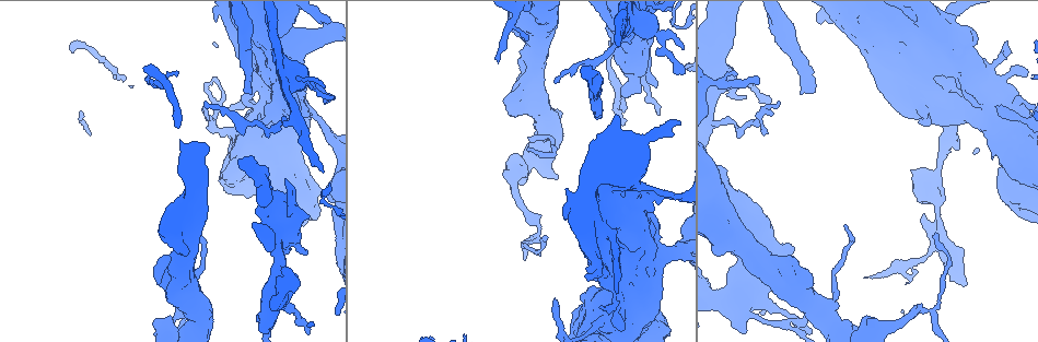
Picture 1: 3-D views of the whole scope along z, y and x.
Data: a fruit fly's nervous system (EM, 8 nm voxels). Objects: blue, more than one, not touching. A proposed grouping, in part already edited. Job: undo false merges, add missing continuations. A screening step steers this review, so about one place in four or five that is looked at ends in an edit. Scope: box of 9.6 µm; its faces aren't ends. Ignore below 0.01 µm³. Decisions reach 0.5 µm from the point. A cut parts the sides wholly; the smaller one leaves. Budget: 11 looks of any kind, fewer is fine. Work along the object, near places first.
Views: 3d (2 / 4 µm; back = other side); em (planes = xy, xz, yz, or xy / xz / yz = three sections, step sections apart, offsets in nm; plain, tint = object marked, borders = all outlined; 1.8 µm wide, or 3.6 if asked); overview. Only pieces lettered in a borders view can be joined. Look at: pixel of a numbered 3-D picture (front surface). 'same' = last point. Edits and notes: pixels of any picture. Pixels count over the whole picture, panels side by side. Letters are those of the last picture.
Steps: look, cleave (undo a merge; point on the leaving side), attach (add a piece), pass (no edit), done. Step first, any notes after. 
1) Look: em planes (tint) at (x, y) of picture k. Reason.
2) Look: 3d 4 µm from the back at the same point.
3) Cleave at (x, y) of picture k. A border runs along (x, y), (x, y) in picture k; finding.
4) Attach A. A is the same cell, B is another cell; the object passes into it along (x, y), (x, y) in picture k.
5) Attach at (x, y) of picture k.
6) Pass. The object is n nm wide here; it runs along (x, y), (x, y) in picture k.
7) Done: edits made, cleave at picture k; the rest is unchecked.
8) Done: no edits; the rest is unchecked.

Look: em 3.6 µm xz step 4 (tint) at (286, 174) of picture 1. Calibre changes.

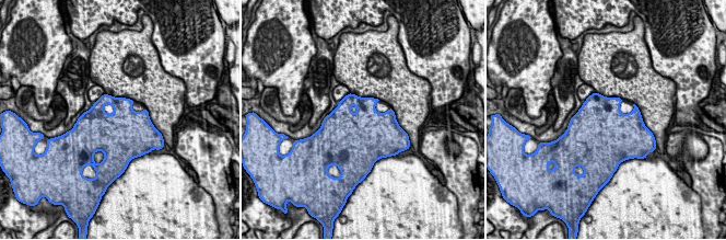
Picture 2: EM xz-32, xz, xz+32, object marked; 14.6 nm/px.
Look: em 3.6 µm yz step 16 (tint) at the same point. Cut it another way.

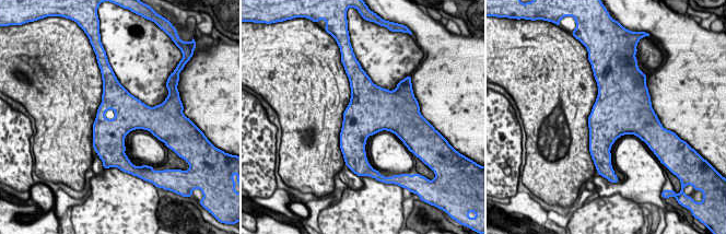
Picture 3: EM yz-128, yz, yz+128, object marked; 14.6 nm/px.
Look: em 3.6 µm yz step 16 (borders) at the same point. What lies round it.

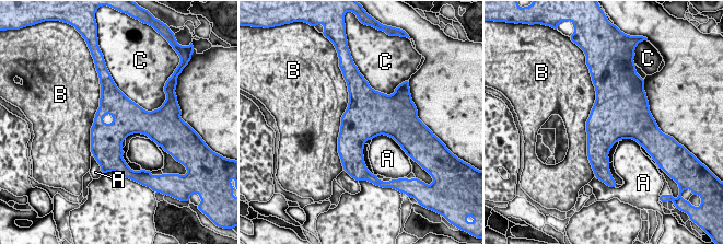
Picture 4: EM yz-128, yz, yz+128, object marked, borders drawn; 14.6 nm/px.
Pass. A, B and C are other cells; a border runs along (595, 88), (586, 154) in picture 4; all the same cell.

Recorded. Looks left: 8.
Look: 3d 2 µm at (930, 312) of picture 1. Three-way junction.

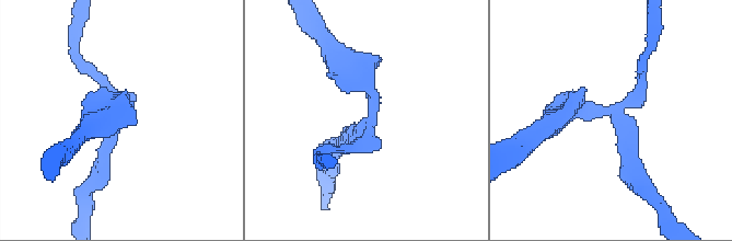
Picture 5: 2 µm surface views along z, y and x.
Look: em planes (borders) at (613, 110) of picture 5. 3 arms meet here; now the EM.

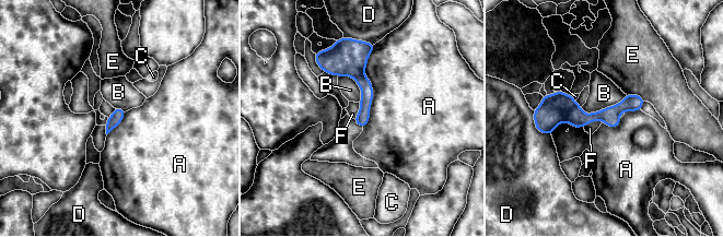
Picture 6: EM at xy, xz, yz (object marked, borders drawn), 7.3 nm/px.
Cleave at (576, 118) of picture 6. The longest contact is with A, 650 nm; A, B, C, D, E and F are other cells; a second cell is stuck on.

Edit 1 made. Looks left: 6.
Look: em planes (borders) at (309, 218) of picture 1. Branch stops here.

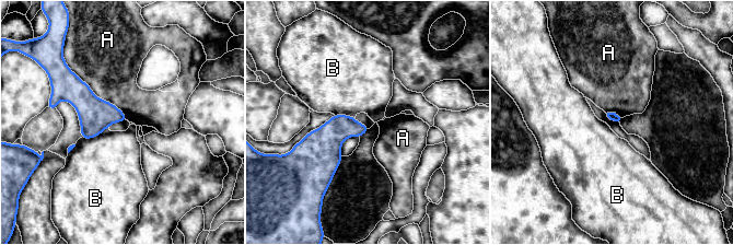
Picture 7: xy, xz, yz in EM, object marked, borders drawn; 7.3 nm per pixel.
Pass. A and B are other cells; a border runs along (69, 69), (128, 119) in picture 7; no lettered piece goes on from it.

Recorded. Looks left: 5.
Look: 3d 4 µm at (802, 92) of picture 1. Free end.

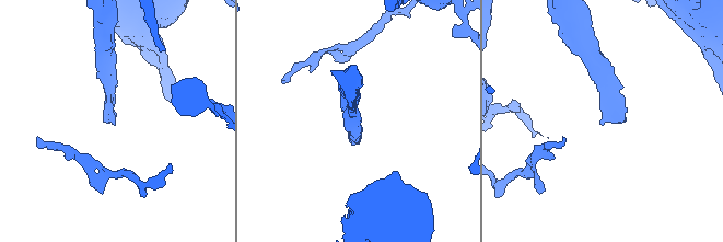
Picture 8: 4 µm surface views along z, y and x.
Look: em 3.6 µm yz step 4 (tint) at (602, 122) of picture 8. Need the tissue.

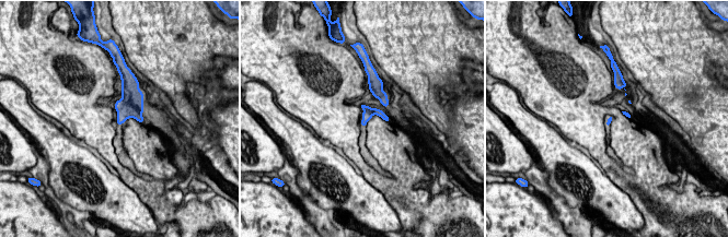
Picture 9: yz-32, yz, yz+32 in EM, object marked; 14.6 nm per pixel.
Look: em 3.6 µm planes (borders) at the same point.

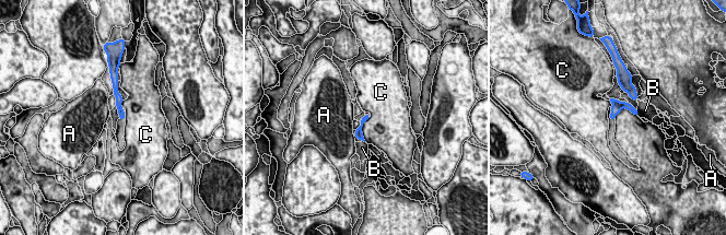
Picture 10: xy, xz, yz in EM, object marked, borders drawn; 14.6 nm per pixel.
Attach B. The longest contact is with C, 380 nm; B is the same cell, A and C are other cells; the object passes into it along (628, 106), (637, 113), (645, 110) in picture 10; it goes on there.

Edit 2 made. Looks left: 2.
Look: overview. See it whole again.

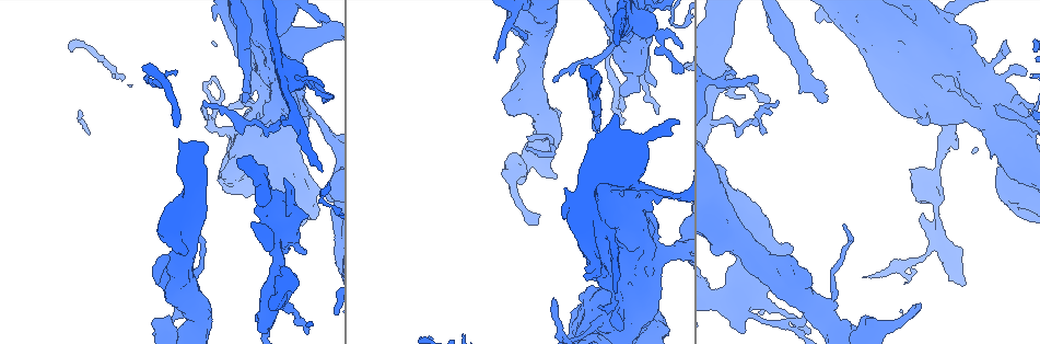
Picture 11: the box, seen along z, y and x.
Look: em planes (borders) at (627, 175) of picture 11. Closes a loop.

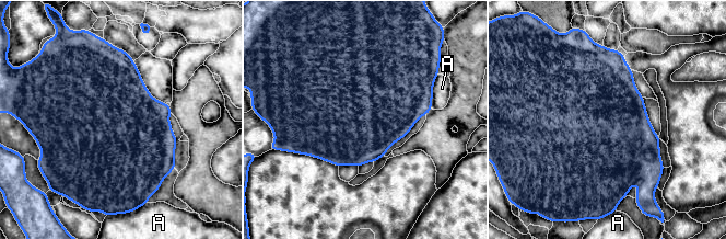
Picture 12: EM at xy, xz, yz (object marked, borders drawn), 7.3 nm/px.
Pass. The longest contact is with A, 150 nm; A is another cell; a border runs along (433, 88), (431, 107) in picture 12; all the same cell.

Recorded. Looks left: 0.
Done: edits made, cleave at picture 6, attach at picture 10; the rest is unchecked.

